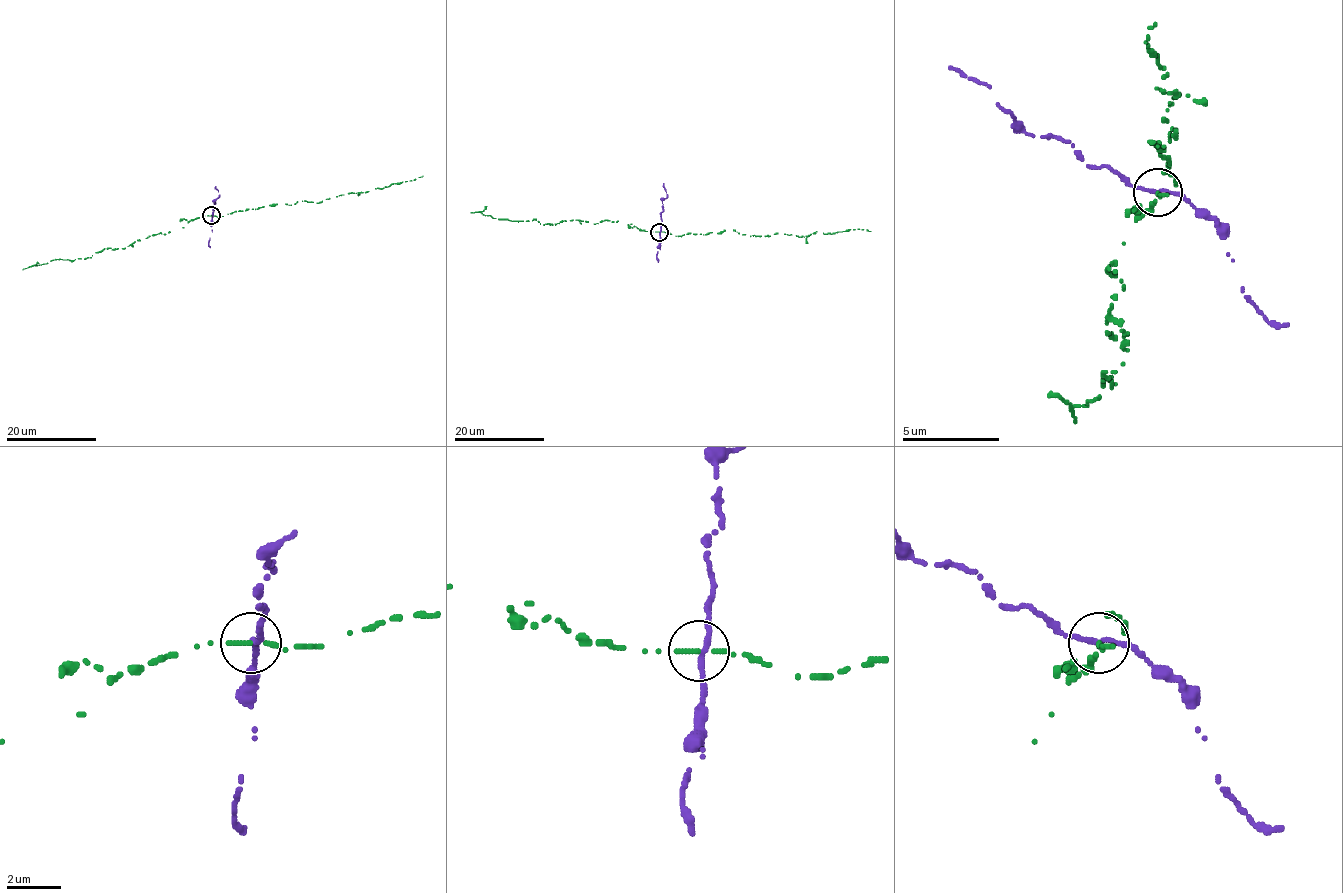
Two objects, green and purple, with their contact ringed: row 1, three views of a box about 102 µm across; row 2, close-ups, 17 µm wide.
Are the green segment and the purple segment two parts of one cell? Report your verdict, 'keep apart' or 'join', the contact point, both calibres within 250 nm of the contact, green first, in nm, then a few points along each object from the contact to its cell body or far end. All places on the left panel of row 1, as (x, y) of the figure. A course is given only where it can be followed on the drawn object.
keep apart; place (211, 215); calibres 190 and 190 nm; course green (211, 215), (222, 216), (302, 200), (320, 203), (336, 196), (369, 191), (423, 176); course purple (211, 215), (214, 202), (218, 197), (215, 186)

